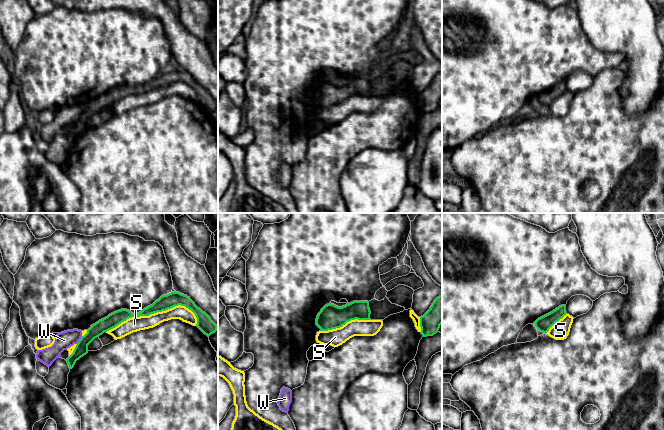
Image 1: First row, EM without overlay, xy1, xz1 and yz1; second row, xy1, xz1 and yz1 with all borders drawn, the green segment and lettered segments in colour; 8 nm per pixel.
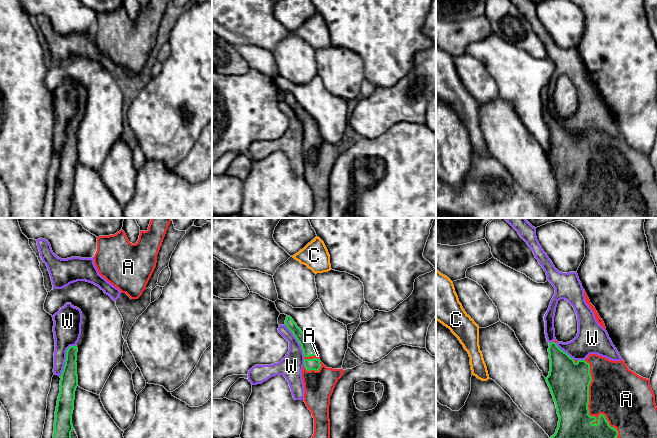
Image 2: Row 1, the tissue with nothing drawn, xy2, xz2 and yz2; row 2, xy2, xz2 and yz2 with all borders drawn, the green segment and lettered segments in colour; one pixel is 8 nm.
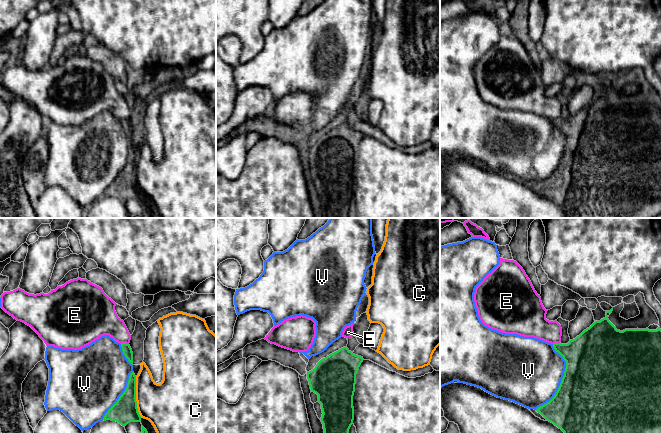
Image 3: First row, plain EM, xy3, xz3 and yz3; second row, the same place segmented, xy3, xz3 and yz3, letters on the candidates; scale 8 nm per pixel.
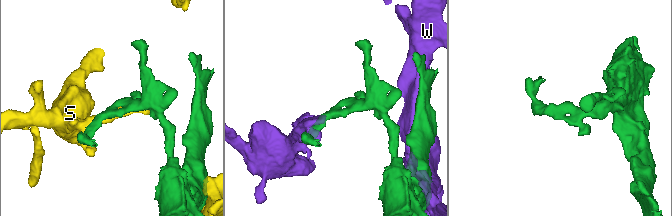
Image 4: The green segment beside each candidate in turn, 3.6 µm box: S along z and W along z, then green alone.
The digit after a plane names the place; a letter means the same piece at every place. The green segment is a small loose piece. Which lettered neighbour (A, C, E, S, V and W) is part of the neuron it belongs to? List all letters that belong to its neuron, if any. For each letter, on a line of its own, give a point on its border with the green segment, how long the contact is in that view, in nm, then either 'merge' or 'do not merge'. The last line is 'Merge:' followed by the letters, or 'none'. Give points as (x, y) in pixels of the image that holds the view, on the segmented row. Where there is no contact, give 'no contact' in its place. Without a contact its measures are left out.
A: meets green in yz2 at (587, 405); contact 700 nm long; merge
C: meets green in xy3 at (135, 397); contact 340 nm long; do not merge
E: meets green in xy3 at (124, 343); contact 60 nm long; do not merge
S: meets green in xy1 at (152, 313); contact 750 nm long; do not merge
V: meets green in yz3 at (562, 379); contact 550 nm long; do not merge
W: meets green in xy2 at (66, 359); contact 300 nm long; do not merge
Merge: A

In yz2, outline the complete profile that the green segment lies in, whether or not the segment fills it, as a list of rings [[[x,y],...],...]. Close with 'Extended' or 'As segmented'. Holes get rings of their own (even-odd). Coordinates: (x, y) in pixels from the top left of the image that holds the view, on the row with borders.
[[[555,340],[549,343],[550,371],[549,375],[545,378],[553,396],[559,417],[558,427],[551,438],[657,438],[657,407],[649,379],[643,378],[629,370],[623,360],[612,361],[597,354],[590,354],[585,360],[574,360],[557,346],[557,342]]]. Extended

